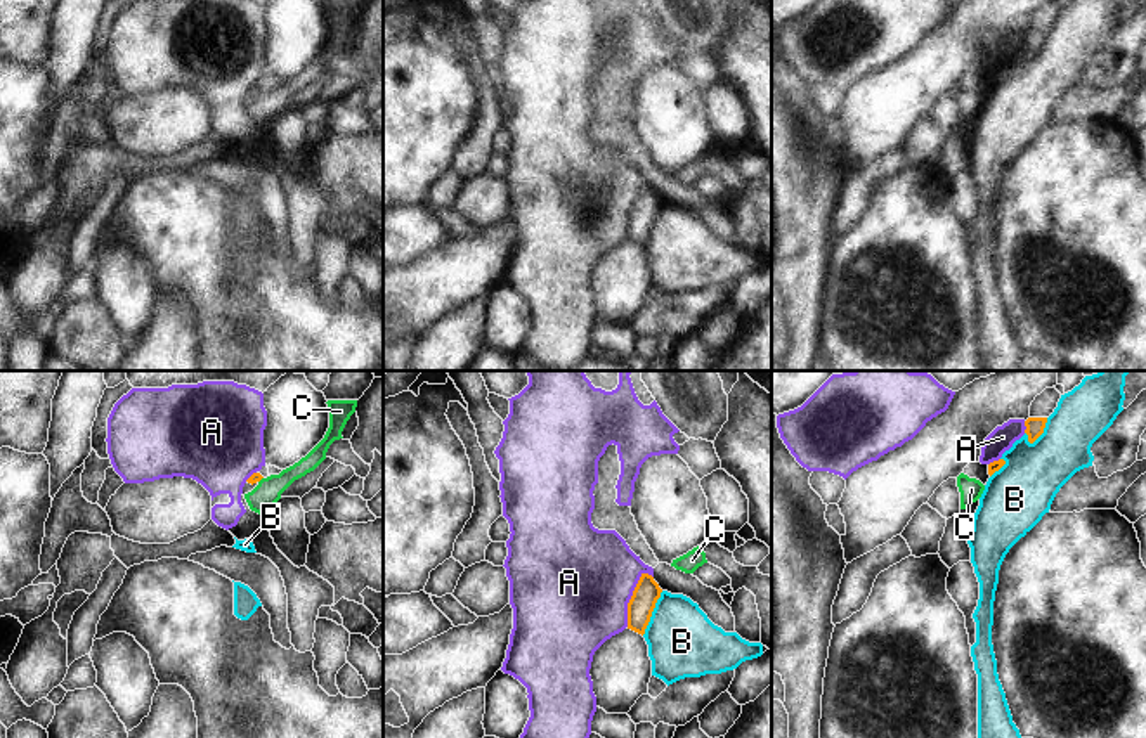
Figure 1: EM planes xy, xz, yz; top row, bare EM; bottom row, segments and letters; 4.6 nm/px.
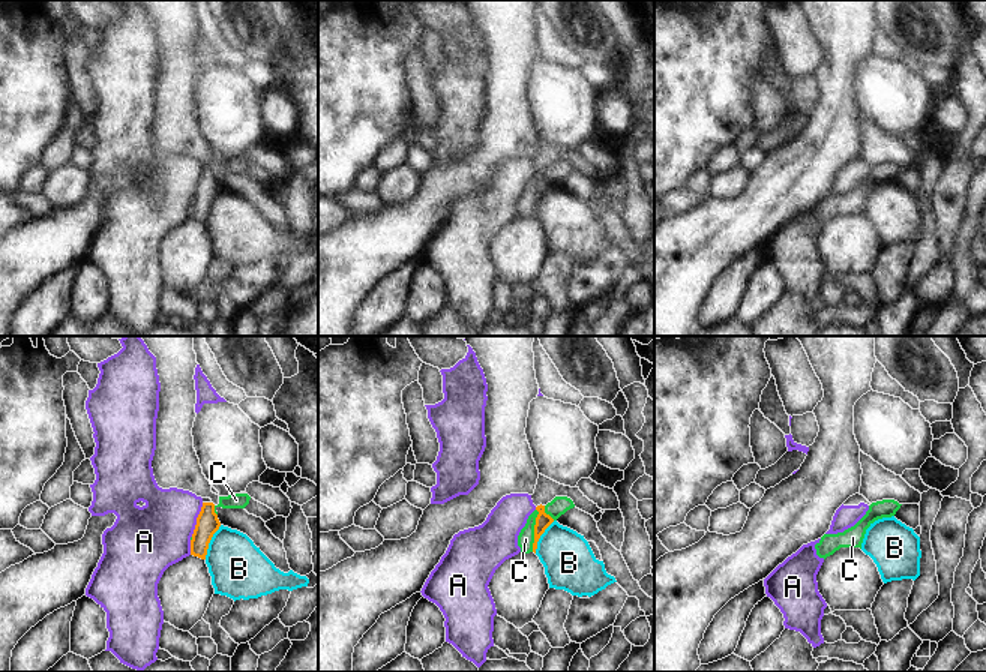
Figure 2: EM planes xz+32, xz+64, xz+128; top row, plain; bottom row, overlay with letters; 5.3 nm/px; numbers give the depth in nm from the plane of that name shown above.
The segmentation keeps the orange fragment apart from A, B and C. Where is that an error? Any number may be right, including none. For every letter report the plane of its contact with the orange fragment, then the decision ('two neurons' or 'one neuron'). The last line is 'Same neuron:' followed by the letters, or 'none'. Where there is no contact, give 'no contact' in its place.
A: xz | two neurons
B: xz | two neurons
C: xy | two neurons
Same neuron: none

